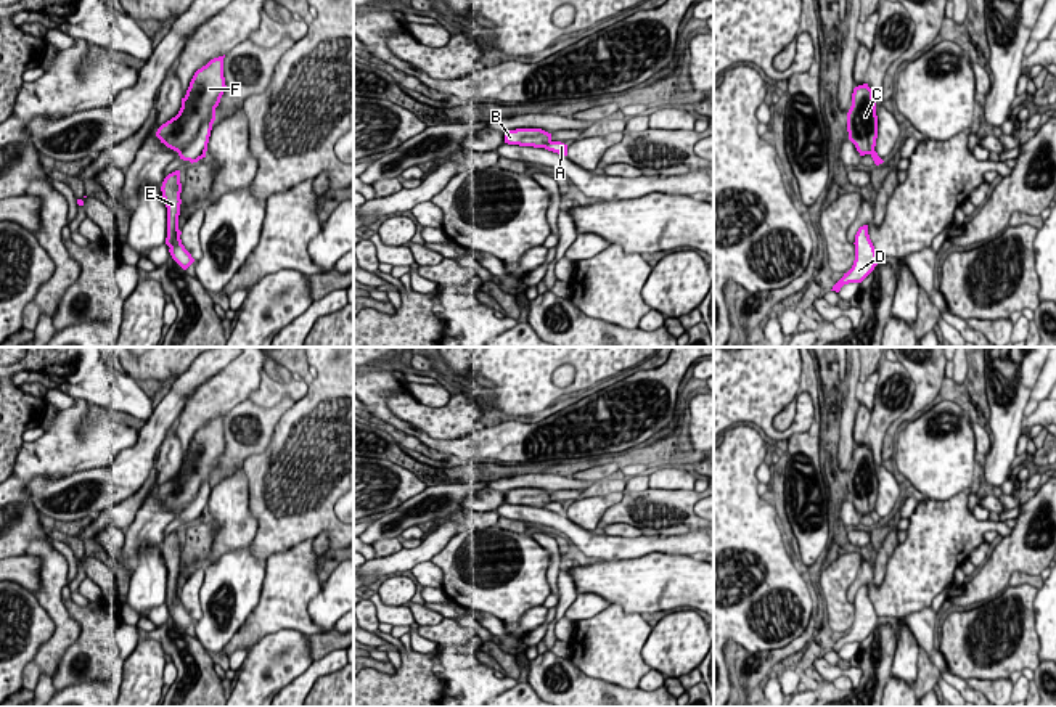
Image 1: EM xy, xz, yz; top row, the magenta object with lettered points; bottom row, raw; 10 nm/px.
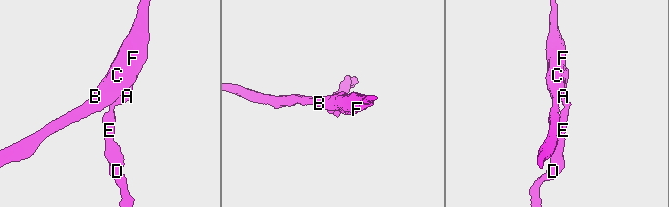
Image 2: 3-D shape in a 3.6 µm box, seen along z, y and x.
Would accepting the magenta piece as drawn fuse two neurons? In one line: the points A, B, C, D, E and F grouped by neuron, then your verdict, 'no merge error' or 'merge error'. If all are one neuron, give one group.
A D E / B C F; merge error

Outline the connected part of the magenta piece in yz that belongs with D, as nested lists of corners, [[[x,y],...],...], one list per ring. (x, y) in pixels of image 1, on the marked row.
[[[868,225],[858,228],[855,235],[855,260],[852,268],[833,286],[839,292],[844,284],[862,283],[878,265],[878,255],[868,235]]]

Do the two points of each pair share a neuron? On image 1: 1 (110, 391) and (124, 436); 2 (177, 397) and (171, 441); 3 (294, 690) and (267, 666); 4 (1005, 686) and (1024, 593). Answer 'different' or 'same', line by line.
1: different
2: different
3: different
4: different

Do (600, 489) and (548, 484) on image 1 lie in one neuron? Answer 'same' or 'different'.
different

